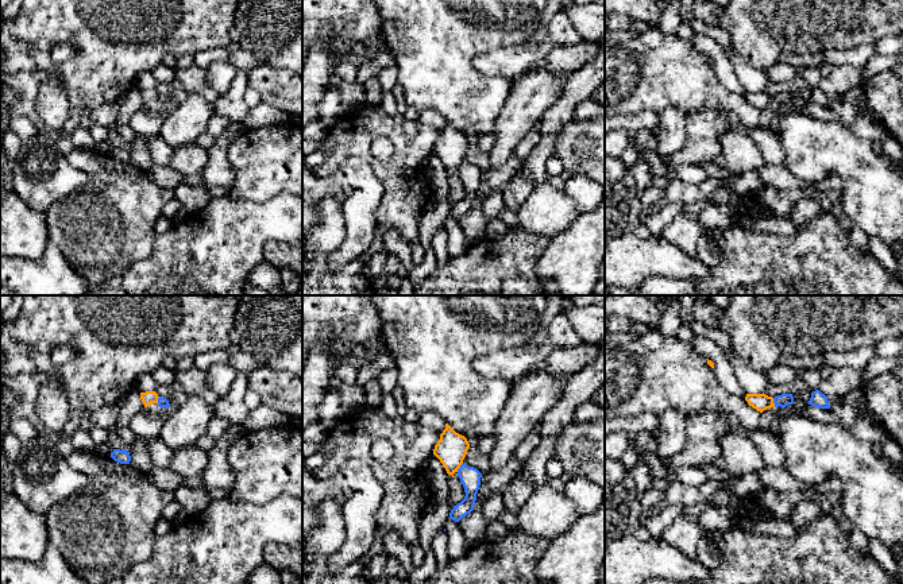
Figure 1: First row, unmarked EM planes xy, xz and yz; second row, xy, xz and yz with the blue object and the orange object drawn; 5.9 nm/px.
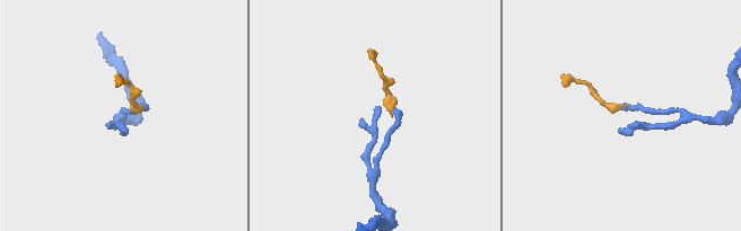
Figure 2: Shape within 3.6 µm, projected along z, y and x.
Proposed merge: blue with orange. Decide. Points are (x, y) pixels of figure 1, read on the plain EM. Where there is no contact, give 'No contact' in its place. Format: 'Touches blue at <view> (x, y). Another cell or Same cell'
Touches blue at yz (774, 100). Another cell

